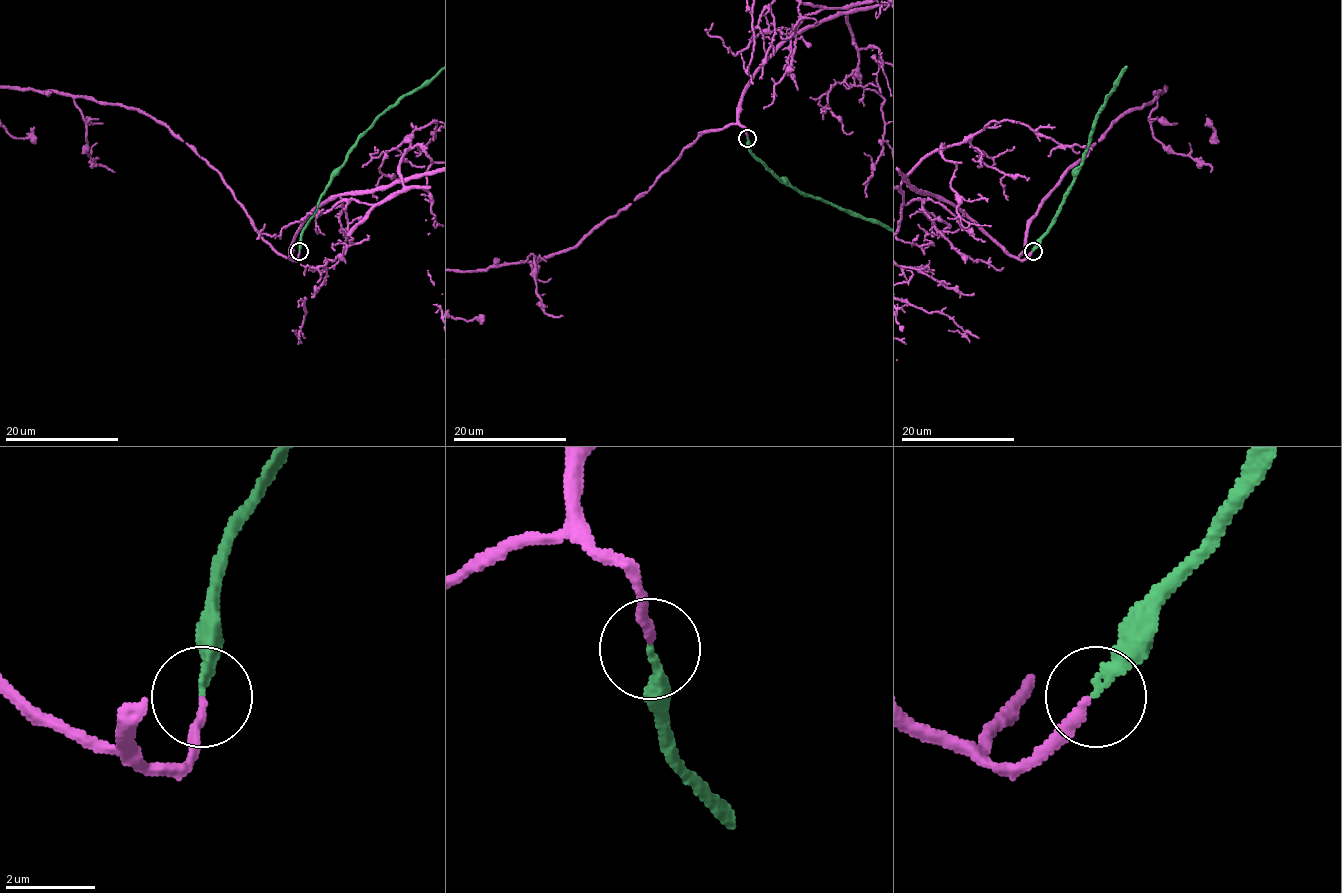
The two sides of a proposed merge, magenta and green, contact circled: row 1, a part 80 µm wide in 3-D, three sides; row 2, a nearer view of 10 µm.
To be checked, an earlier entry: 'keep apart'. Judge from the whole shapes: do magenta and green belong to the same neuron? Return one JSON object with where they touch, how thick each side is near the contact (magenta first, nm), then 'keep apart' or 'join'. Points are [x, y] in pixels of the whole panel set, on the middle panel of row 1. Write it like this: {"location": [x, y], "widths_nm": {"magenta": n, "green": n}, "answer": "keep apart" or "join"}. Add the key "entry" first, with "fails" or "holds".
{"entry": "holds", "location": [747, 138], "widths_nm": {"magenta": 200, "green": 190}, "answer": "keep apart"}

